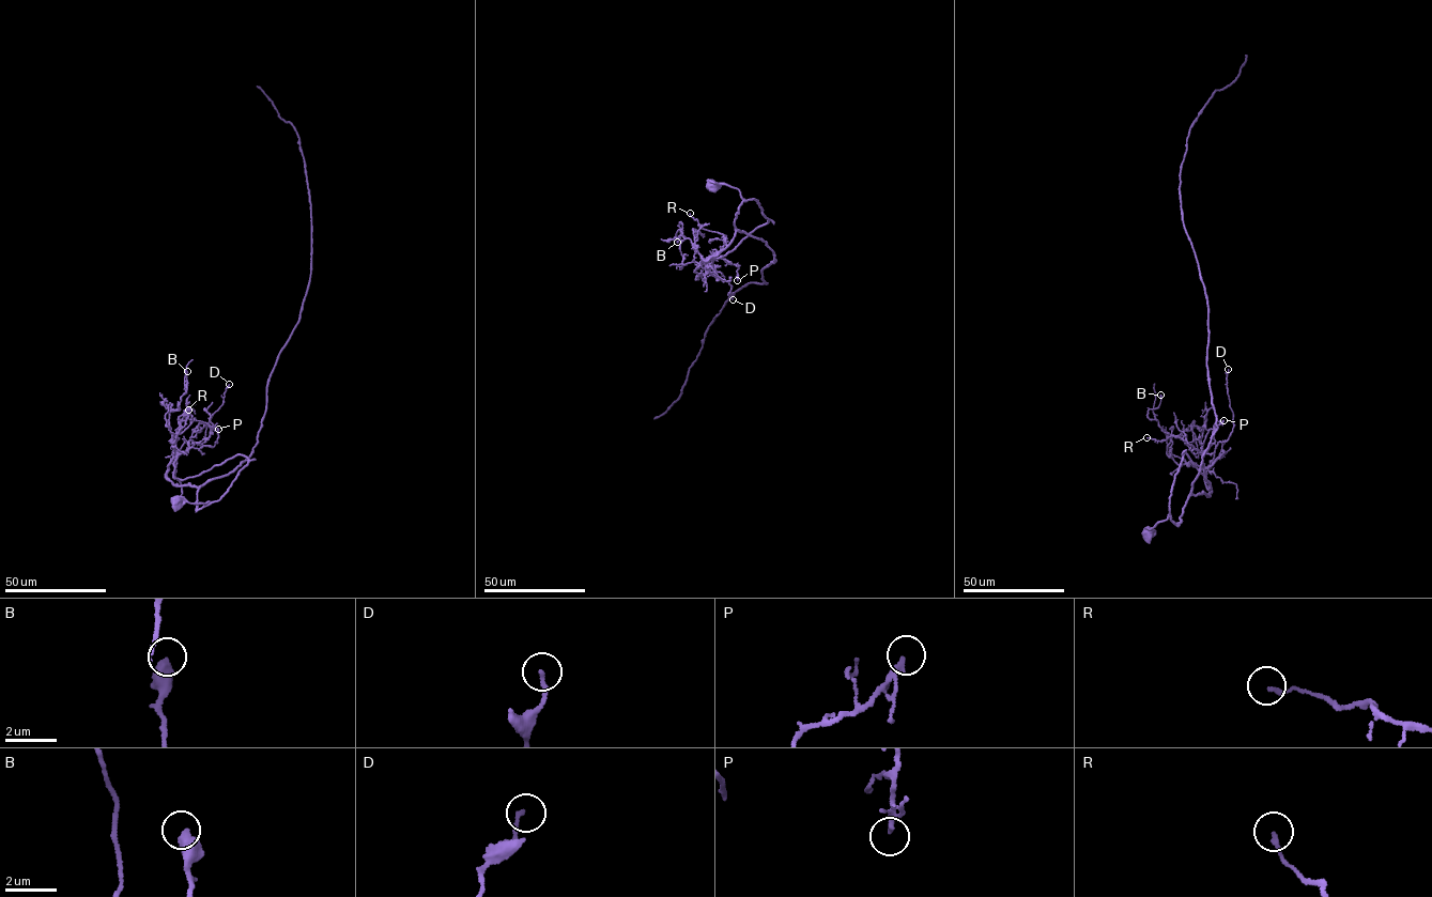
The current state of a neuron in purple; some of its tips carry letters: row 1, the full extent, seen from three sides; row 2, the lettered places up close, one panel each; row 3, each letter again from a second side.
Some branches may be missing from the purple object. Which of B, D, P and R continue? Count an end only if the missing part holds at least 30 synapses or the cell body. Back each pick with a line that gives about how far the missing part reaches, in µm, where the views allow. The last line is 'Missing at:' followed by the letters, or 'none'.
Missing at: none

